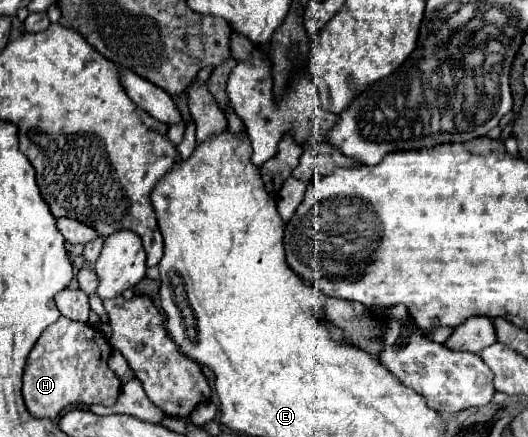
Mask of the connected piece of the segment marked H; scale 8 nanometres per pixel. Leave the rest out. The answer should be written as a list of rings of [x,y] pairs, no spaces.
[[[60,316],[48,326],[32,348],[24,372],[24,402],[32,416],[54,420],[70,404],[104,404],[114,406],[122,382],[108,368],[112,346],[106,336],[88,322],[72,322]]]

